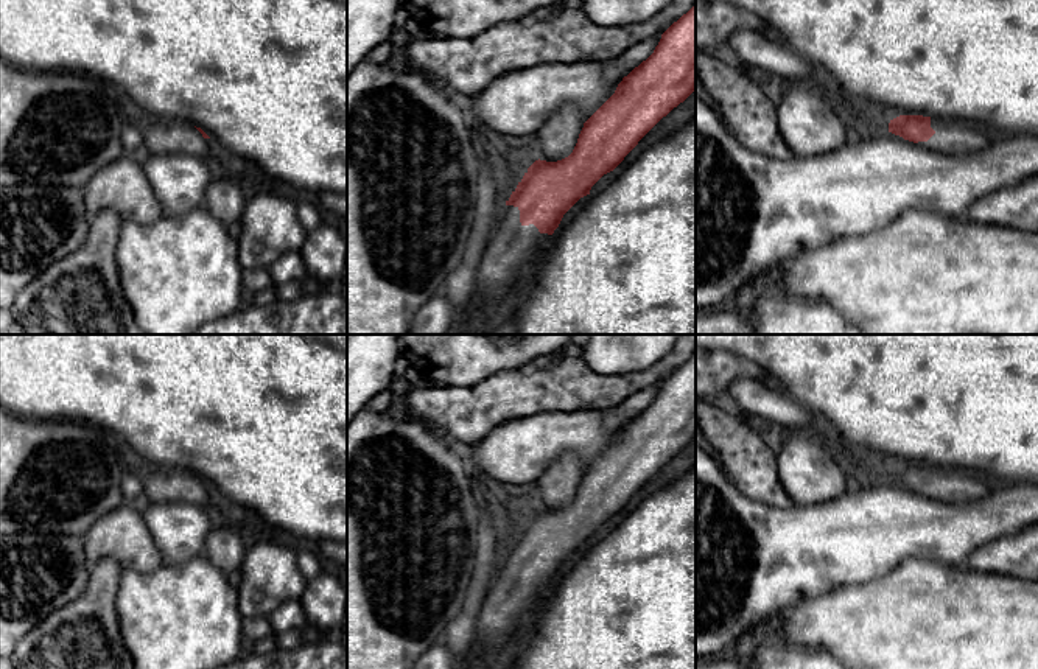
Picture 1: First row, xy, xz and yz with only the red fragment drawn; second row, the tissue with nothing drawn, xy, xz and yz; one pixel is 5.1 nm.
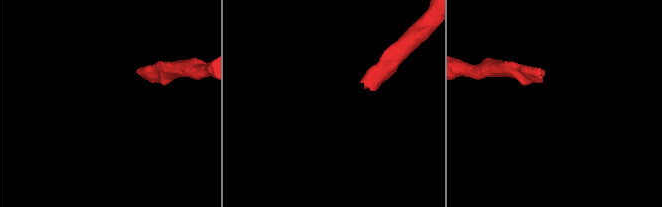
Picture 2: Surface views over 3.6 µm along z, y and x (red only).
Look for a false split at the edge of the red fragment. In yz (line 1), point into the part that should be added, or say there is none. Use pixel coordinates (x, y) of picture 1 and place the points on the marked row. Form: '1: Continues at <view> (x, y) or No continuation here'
1: Continues at yz (951, 137)

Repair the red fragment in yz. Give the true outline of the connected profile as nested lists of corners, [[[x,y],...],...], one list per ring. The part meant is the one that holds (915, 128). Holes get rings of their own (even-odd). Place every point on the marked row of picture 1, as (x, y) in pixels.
[[[899,115],[890,120],[889,132],[943,154],[974,154],[993,143],[979,126],[923,115]]]

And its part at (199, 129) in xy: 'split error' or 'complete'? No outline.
split error

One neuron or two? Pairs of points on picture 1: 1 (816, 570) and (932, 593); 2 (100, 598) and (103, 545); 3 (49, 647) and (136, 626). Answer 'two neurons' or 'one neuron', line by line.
1: two neurons
2: two neurons
3: two neurons

